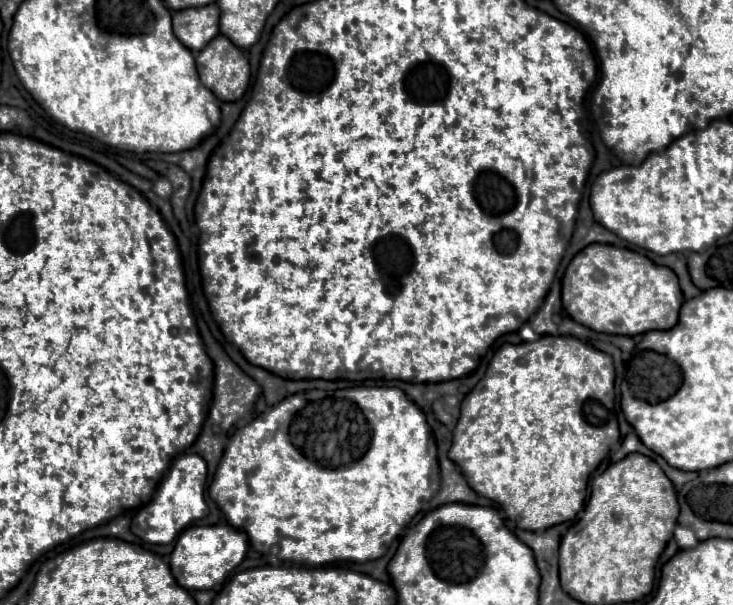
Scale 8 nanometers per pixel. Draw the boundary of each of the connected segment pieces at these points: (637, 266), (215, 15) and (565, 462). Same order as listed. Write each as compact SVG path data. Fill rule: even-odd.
M591 244L569 262L563 276L563 308L575 322L595 332L637 336L649 330L669 330L677 324L681 304L683 294L675 272L665 266L657 266L643 254L637 254L627 248L617 248L609 244Z
M207 4L173 12L173 28L183 46L199 52L219 34L219 8L217 4Z
M541 336L535 342L505 344L493 356L493 360L491 360L491 364L489 364L489 368L485 372L485 378L461 402L461 416L459 416L455 432L453 432L453 444L451 444L451 450L449 450L449 458L459 466L459 470L463 472L463 476L467 480L467 484L471 486L471 490L475 490L477 494L497 502L503 508L503 512L507 514L507 518L517 528L535 532L535 530L545 530L545 528L551 528L555 524L573 520L583 510L585 496L587 496L587 482L589 482L591 472L609 454L611 444L615 444L619 440L617 416L613 414L613 410L615 410L613 378L615 378L615 368L613 368L611 356L587 346L585 342L581 342L581 340L573 338L573 336Z

